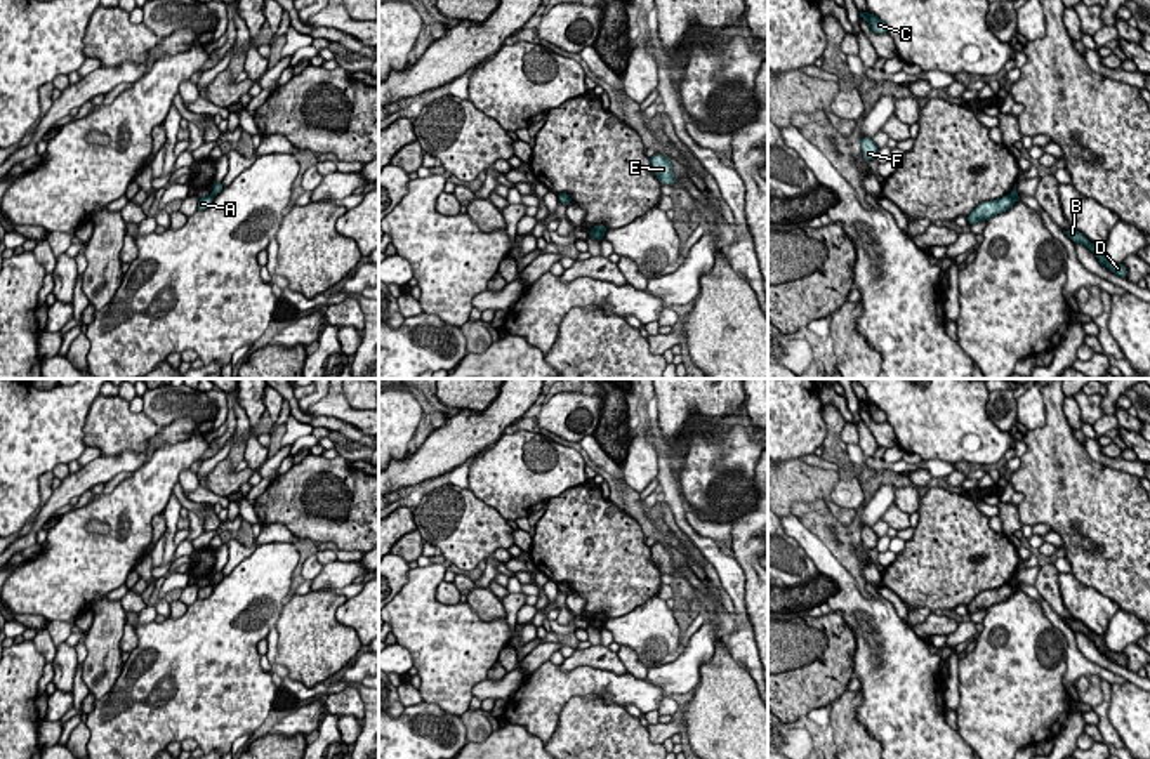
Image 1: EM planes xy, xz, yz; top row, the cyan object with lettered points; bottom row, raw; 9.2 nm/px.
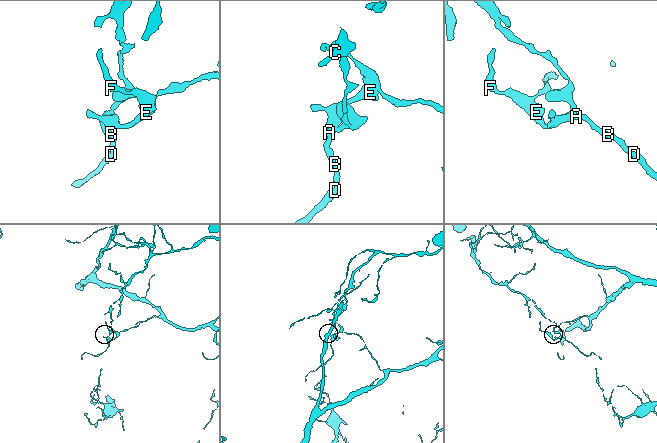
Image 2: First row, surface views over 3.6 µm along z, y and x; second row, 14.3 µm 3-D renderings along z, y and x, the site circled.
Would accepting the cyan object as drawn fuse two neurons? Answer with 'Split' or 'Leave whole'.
Split

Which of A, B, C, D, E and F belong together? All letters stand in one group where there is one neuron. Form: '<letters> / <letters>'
A B D E F / C

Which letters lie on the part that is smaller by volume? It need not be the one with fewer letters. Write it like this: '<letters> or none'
C

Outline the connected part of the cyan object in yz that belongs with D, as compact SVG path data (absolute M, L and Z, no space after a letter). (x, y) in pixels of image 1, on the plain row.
M1067 618L1063 620L1074 632L1082 632L1086 634L1100 650L1101 655L1105 655L1107 658L1110 658L1112 662L1115 662L1120 667L1127 667L1127 660L1124 653L1114 653L1107 648L1105 639L1096 636L1094 632L1091 632L1082 622L1075 620L1075 618Z

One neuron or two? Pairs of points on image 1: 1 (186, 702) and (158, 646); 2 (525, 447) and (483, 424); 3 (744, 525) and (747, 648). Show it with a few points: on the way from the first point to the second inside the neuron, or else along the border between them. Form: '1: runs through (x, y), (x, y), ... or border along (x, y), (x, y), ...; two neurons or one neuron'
1: runs through (186, 688), (186, 674), (172, 660); one neuron
2: border along (504, 431), (471, 461); two neurons
3: border along (740, 568), (744, 575), (744, 608), (749, 620); two neurons

